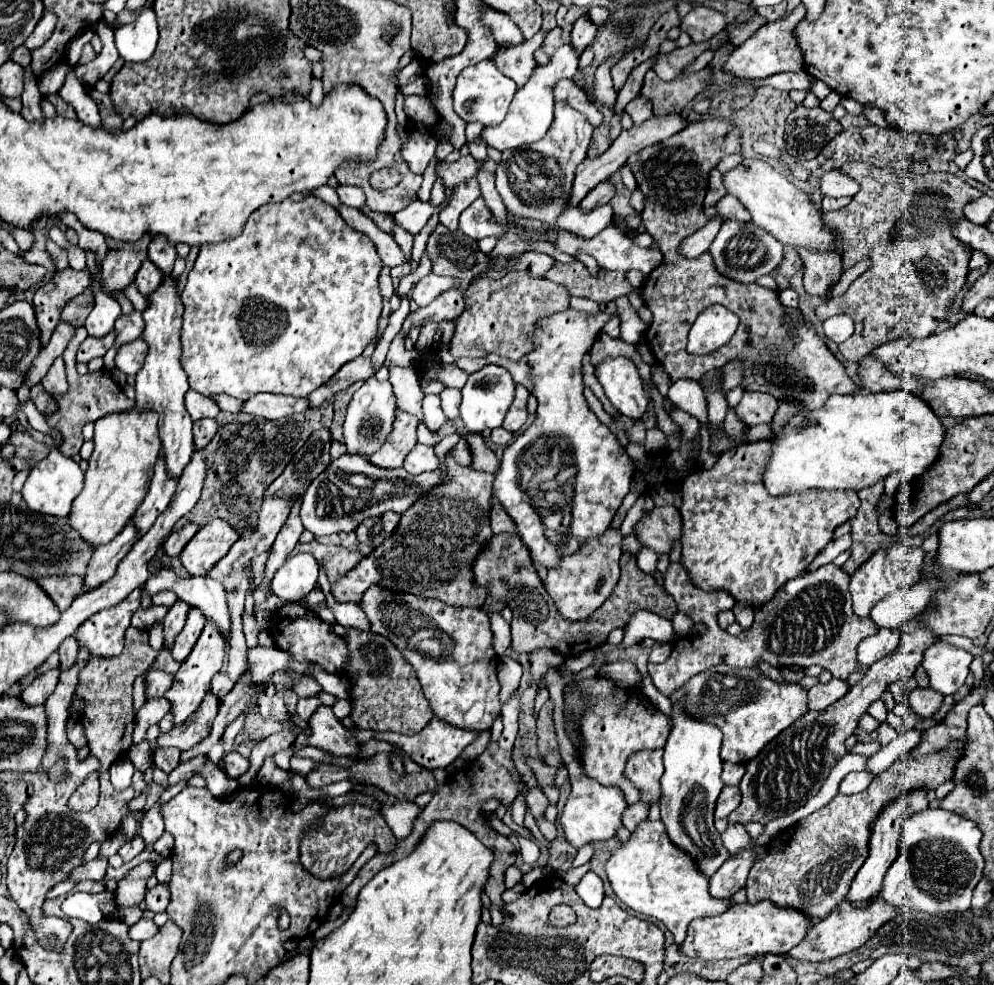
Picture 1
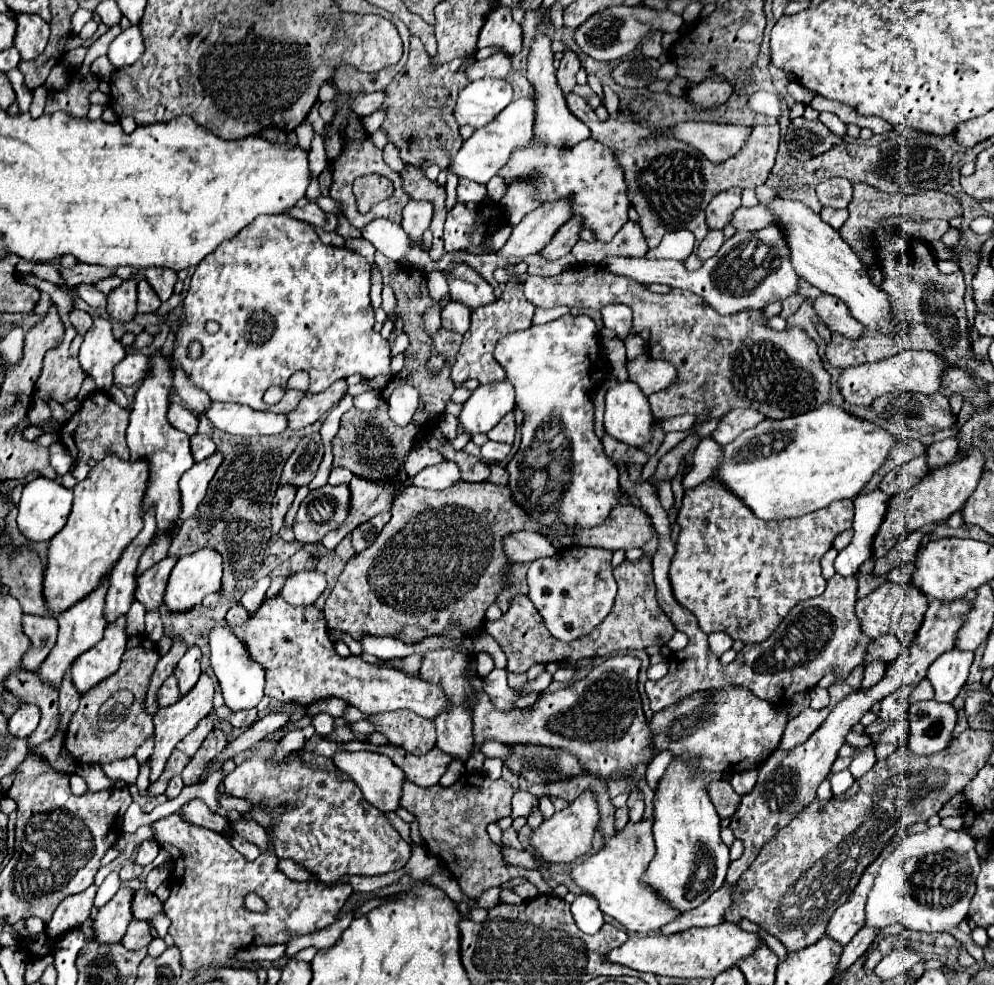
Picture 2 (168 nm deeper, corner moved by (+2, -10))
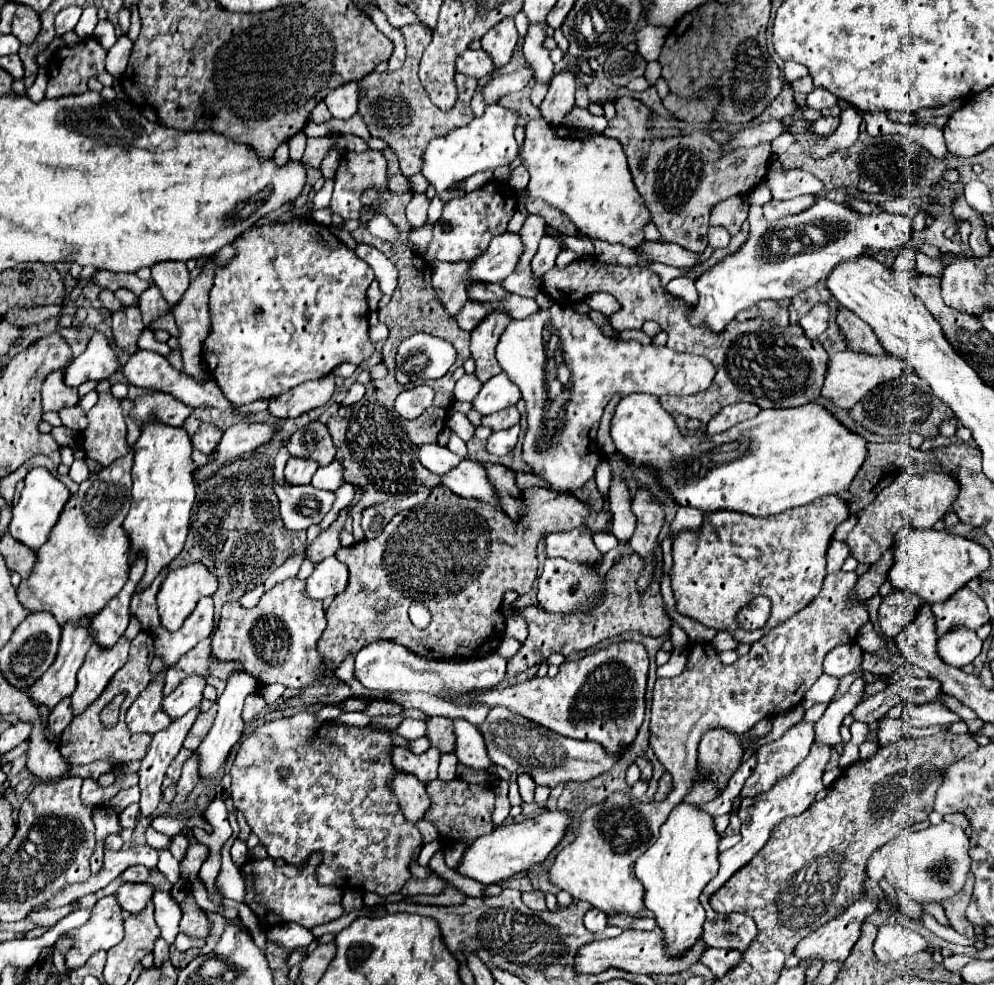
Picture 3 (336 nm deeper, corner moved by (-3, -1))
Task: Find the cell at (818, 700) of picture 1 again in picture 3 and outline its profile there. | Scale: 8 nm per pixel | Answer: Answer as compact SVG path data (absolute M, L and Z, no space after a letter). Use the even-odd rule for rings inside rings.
M799 721L781 739L765 743L755 751L757 765L745 781L741 797L767 791L775 781L791 773L791 769L809 753L815 739L815 723Z

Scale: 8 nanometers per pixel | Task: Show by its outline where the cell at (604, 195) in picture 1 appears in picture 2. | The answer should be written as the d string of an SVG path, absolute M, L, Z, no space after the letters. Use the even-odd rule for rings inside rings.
M570 218L568 222L564 222L564 226L560 226L560 230L554 234L554 238L542 248L542 256L546 260L558 260L562 256L566 256L572 246L578 242L578 232L582 230L580 220L578 218Z

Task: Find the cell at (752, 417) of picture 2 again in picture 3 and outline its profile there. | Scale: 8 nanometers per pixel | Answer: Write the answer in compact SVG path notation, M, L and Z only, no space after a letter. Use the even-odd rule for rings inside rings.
M733 403L723 407L709 423L707 423L707 435L717 435L723 433L731 427L735 427L741 421L747 421L751 417L755 417L761 409L753 403Z

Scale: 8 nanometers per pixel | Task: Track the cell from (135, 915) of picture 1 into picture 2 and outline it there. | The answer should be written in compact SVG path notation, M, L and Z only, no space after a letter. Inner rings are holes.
M132 920L128 926L128 932L122 940L122 946L126 950L140 950L140 948L146 948L150 942L152 942L150 924L142 922L142 920Z

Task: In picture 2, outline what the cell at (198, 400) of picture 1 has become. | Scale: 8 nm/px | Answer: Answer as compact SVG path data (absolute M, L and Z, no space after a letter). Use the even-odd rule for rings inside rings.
M170 404L170 412L166 414L166 418L176 430L196 430L198 428L198 418L186 408L182 408L180 404Z

